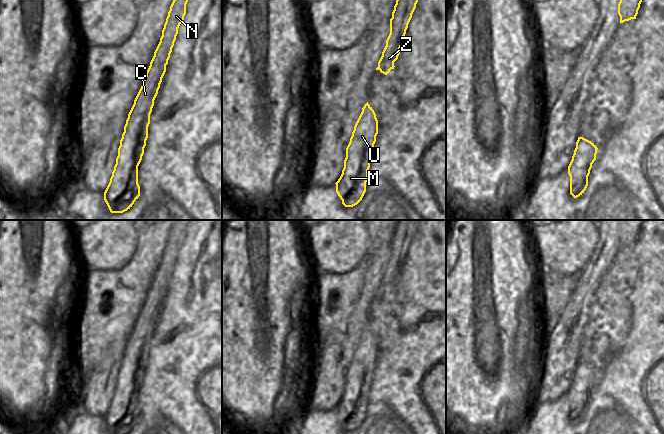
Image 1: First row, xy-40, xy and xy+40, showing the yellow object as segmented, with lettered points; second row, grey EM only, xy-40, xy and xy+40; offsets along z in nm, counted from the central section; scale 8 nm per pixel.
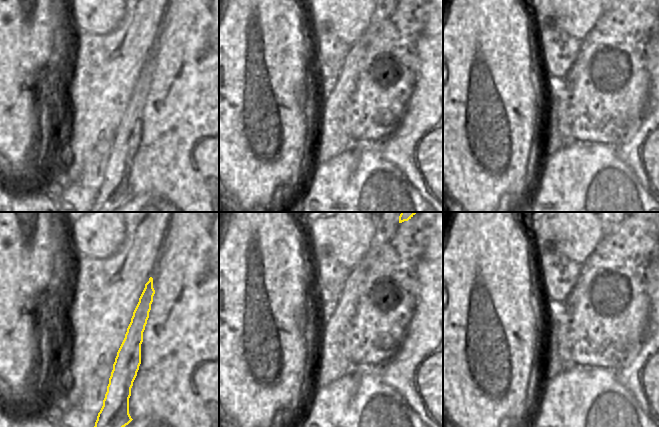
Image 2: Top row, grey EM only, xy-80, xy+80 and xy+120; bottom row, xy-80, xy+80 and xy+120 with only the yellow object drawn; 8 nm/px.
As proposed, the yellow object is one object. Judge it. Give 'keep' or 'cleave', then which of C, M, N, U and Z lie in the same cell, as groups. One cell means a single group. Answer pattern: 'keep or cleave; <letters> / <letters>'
keep; C M N U Z

